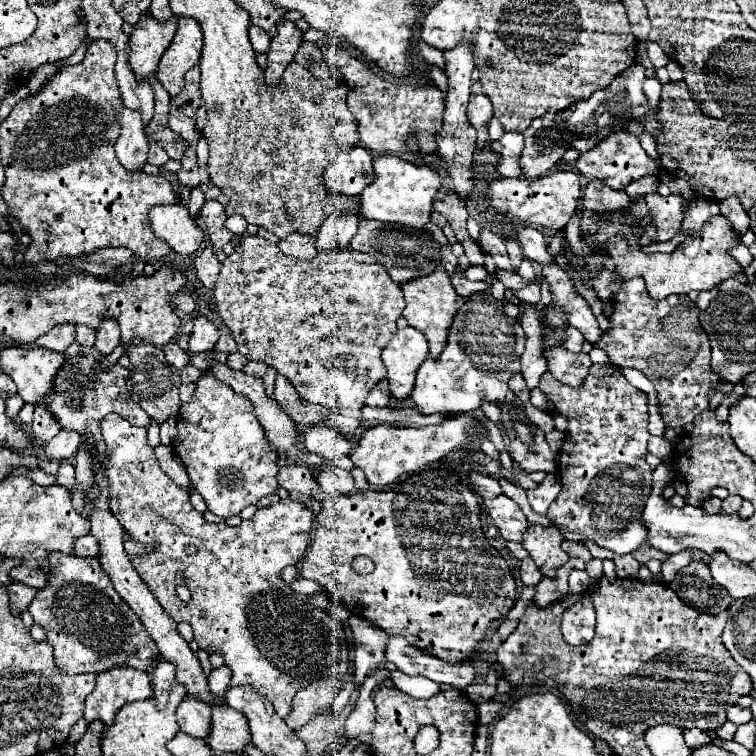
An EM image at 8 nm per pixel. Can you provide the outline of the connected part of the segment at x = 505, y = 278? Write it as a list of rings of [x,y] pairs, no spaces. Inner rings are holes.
[[[496,271],[496,277],[504,283],[504,287],[514,289],[514,291],[524,289],[524,287],[530,283],[530,281],[526,281],[524,277],[520,277],[520,275],[514,273],[514,271]]]

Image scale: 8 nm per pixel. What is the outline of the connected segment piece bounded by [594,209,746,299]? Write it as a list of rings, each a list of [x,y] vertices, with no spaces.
[[[630,209],[626,211],[606,211],[602,219],[598,219],[598,235],[594,235],[594,243],[602,243],[610,257],[616,261],[616,277],[622,281],[642,277],[646,281],[648,295],[652,299],[666,299],[672,293],[686,295],[690,291],[706,291],[720,285],[724,279],[736,277],[738,281],[746,283],[746,275],[742,267],[726,253],[730,247],[738,243],[738,237],[730,229],[730,223],[718,215],[706,223],[706,227],[698,233],[687,237],[672,253],[644,253],[640,245],[640,225],[630,225],[626,221],[640,221],[636,219]]]

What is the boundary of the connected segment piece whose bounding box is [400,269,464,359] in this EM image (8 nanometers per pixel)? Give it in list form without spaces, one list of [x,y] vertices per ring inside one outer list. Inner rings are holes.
[[[434,271],[430,275],[406,281],[400,285],[404,299],[406,299],[406,307],[402,311],[402,315],[406,317],[408,325],[422,331],[430,343],[430,357],[436,359],[440,355],[440,351],[446,345],[446,337],[448,337],[448,327],[452,323],[452,317],[456,315],[456,311],[460,309],[460,305],[464,303],[462,297],[458,297],[458,293],[454,291],[450,277],[446,271]]]

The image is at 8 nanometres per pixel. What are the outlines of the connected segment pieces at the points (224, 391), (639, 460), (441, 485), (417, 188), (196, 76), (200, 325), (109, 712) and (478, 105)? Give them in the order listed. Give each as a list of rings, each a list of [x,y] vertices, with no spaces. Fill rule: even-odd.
[[[208,373],[200,375],[194,381],[194,385],[196,385],[194,395],[190,397],[186,405],[180,407],[178,435],[174,437],[172,445],[174,445],[174,451],[180,455],[196,491],[208,503],[208,509],[214,515],[228,519],[232,515],[238,515],[246,505],[256,505],[262,497],[276,493],[278,489],[276,475],[280,469],[278,465],[280,455],[274,453],[274,447],[270,447],[266,433],[262,431],[262,425],[258,423],[258,417],[254,415],[254,405],[250,405],[250,399],[234,393],[228,385],[216,381]]]
[[[592,365],[582,387],[566,387],[546,371],[538,387],[570,419],[558,457],[562,491],[546,517],[618,555],[632,553],[648,537],[640,519],[626,519],[640,517],[652,489],[652,471],[644,461],[650,439],[648,395],[630,385],[614,365]]]
[[[428,469],[402,481],[398,491],[406,493],[406,511],[395,511],[394,502],[388,505],[390,491],[360,491],[354,495],[332,495],[332,499],[324,495],[320,501],[322,511],[316,515],[314,539],[302,561],[300,575],[318,581],[332,599],[348,605],[350,611],[360,613],[390,635],[402,635],[412,647],[428,649],[442,661],[460,663],[478,649],[478,641],[482,641],[492,621],[506,617],[512,609],[516,597],[514,577],[504,557],[486,541],[478,519],[480,503],[458,475]],[[358,555],[374,561],[376,569],[370,575],[352,571],[350,561]]]
[[[384,153],[374,159],[374,181],[360,195],[360,215],[364,219],[378,219],[382,223],[400,223],[424,229],[430,221],[432,201],[440,189],[440,179],[430,165],[410,163],[398,155]]]
[[[192,67],[184,75],[184,89],[170,99],[168,125],[190,147],[182,157],[182,169],[190,171],[196,165],[196,145],[206,127],[206,107],[200,95],[200,67]]]
[[[204,315],[194,317],[194,327],[192,327],[192,335],[190,335],[190,353],[202,353],[202,351],[212,351],[216,341],[218,341],[218,327]]]
[[[112,667],[96,675],[96,687],[86,697],[84,719],[100,719],[112,725],[118,709],[126,703],[136,703],[152,697],[152,685],[146,671],[134,667]]]
[[[474,93],[472,99],[470,99],[470,105],[468,105],[468,121],[478,131],[478,139],[476,139],[478,147],[486,147],[486,143],[490,141],[490,137],[488,137],[488,121],[492,117],[494,117],[492,115],[492,103],[490,103],[488,95]]]

